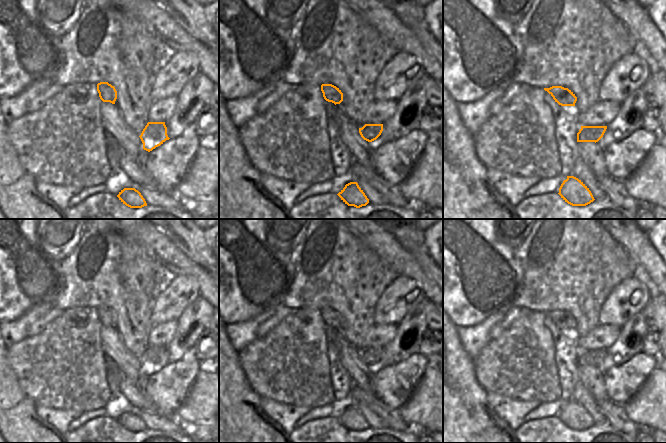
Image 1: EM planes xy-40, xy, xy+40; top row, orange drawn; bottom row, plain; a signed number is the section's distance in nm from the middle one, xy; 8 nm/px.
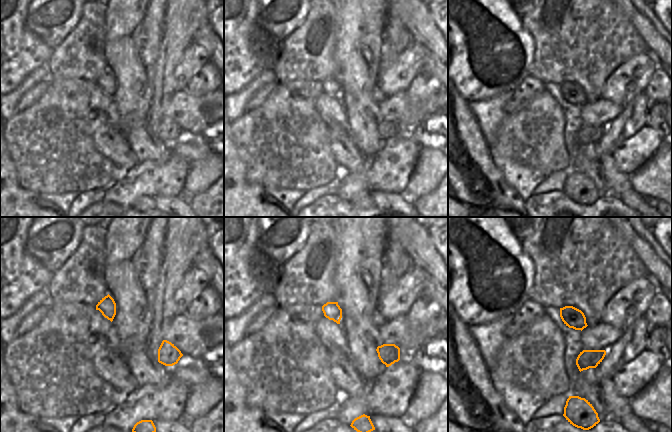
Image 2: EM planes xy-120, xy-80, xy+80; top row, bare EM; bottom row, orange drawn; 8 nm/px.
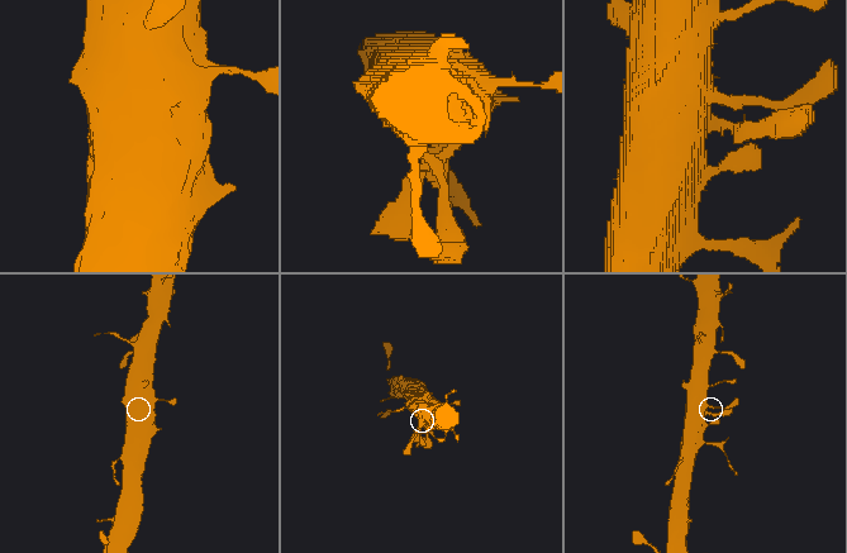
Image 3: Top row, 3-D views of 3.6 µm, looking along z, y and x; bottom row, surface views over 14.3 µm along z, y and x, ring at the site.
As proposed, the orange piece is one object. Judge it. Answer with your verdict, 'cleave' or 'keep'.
keep

